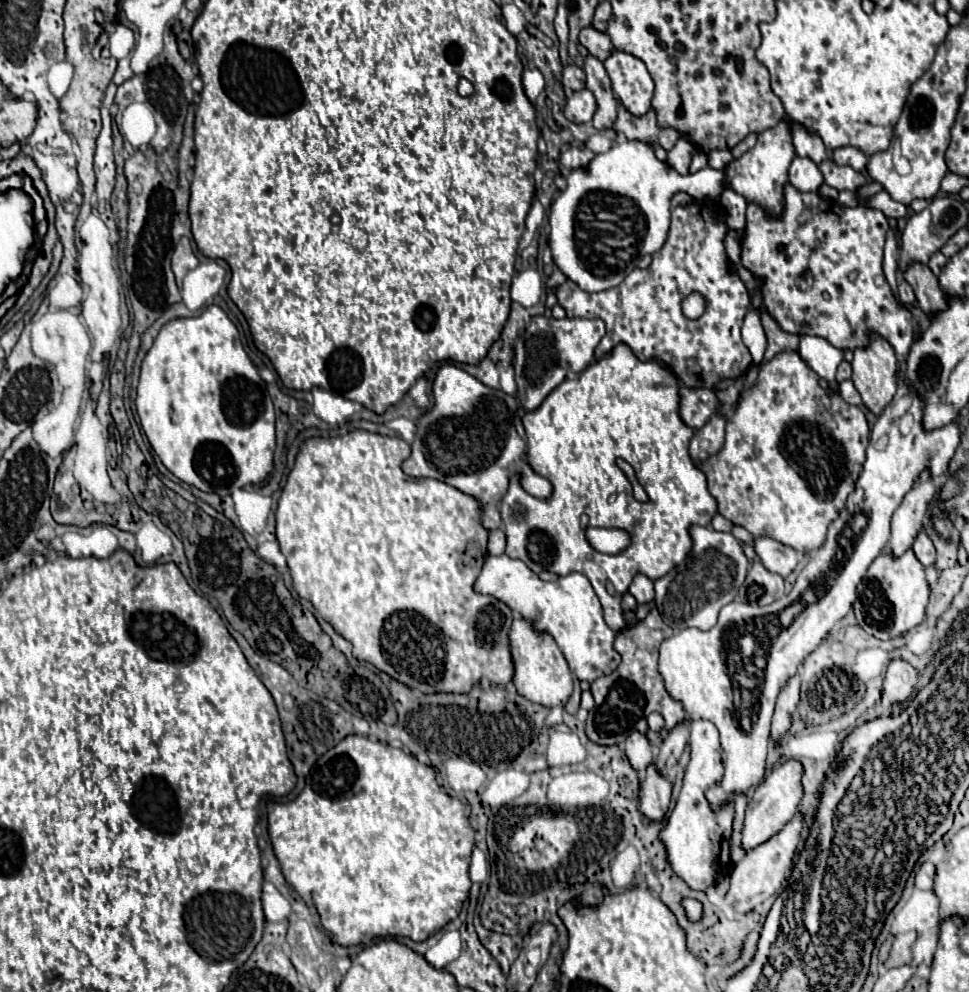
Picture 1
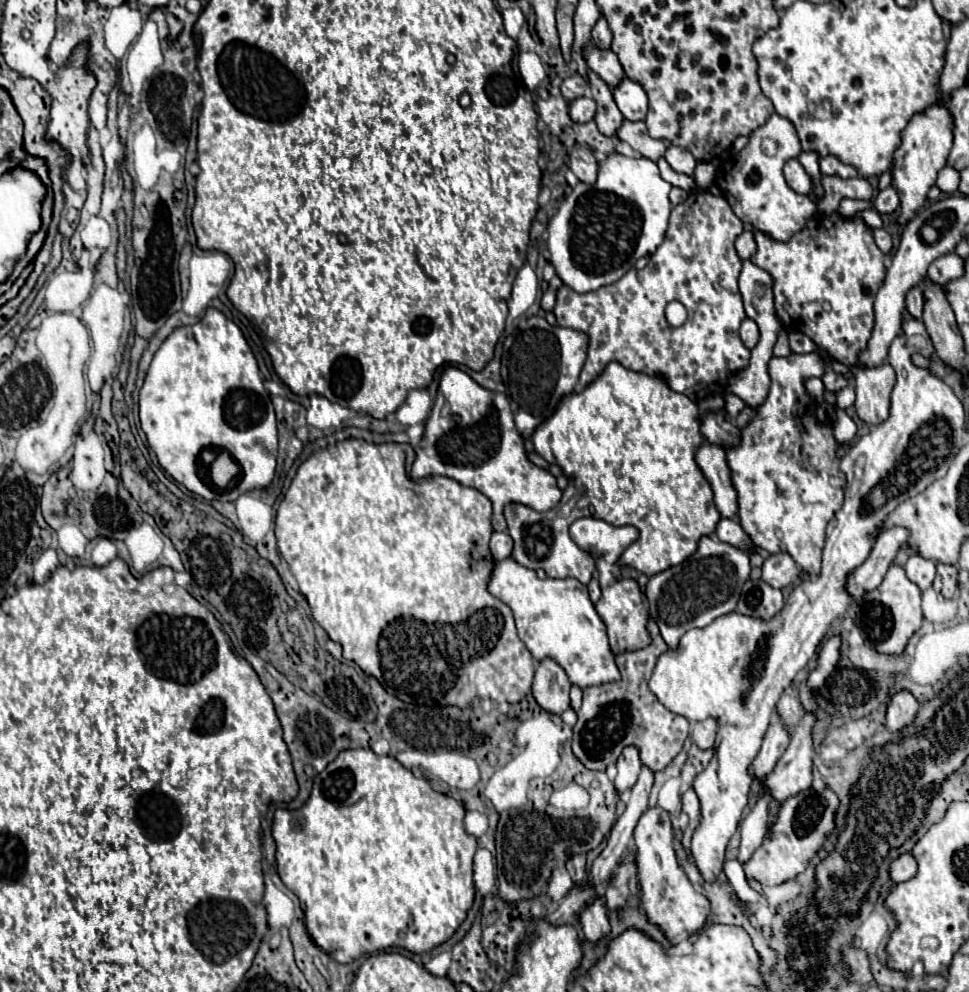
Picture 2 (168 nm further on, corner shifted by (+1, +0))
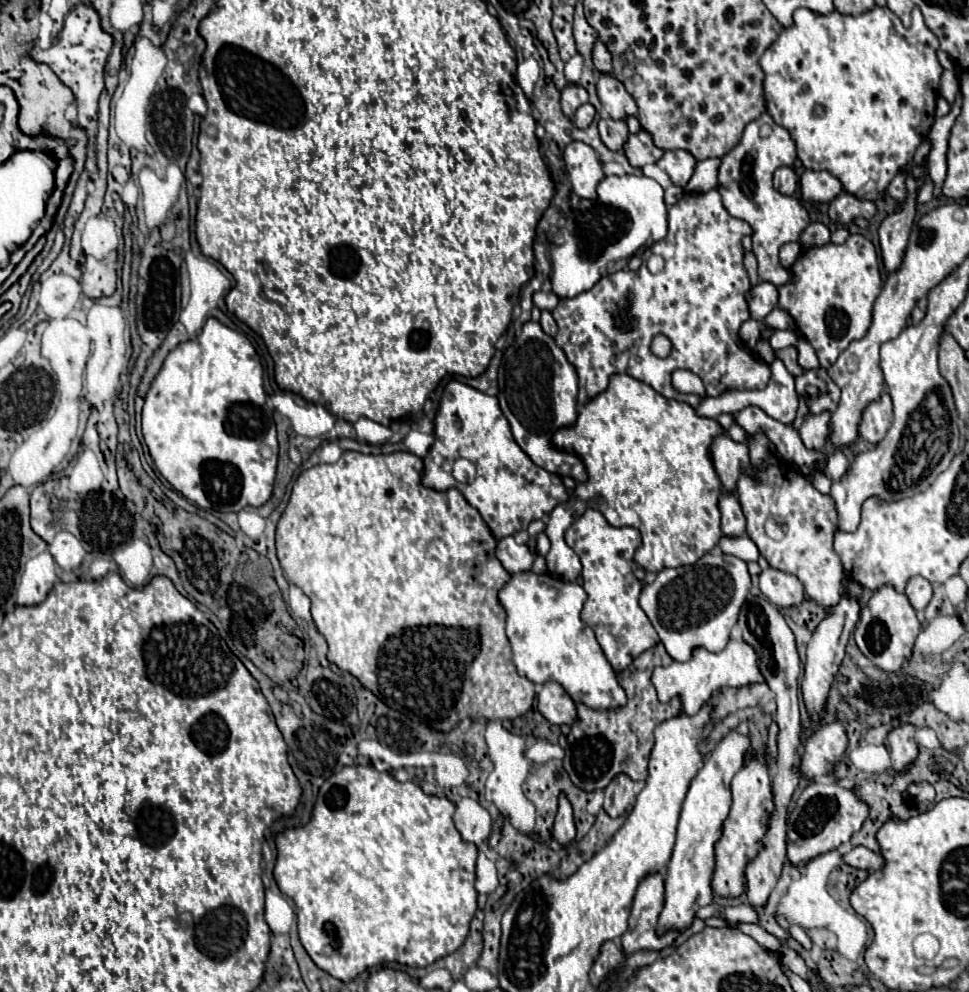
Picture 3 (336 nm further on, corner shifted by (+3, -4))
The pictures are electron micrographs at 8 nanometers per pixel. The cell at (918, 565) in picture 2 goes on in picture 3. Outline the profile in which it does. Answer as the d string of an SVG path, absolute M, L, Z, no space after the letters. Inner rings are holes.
M917 575L917 577L911 577L909 579L909 583L905 587L905 593L907 593L913 609L915 611L923 611L927 607L929 599L931 599L933 587L931 587L931 583L927 579L923 579L923 577Z

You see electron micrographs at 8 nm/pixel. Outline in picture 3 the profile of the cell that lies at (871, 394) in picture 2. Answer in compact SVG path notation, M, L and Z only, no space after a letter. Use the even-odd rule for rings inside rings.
M883 391L883 395L877 401L871 401L865 407L859 423L859 435L869 443L877 443L887 433L891 419L893 419L891 397L887 391Z

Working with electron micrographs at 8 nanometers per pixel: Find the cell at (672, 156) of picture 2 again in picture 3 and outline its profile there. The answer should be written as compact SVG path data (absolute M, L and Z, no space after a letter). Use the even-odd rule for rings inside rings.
M665 151L665 155L657 163L675 185L685 187L695 171L697 161L687 151Z

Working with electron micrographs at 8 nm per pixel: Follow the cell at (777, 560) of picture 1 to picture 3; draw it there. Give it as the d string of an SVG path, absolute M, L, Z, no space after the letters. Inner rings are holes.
M773 567L765 569L759 575L759 587L761 593L777 607L793 607L805 599L801 581L795 575Z

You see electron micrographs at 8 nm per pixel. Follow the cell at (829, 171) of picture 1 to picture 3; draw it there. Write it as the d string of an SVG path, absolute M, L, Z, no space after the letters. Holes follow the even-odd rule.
M843 191L829 203L829 219L835 223L841 223L841 225L849 225L855 217L871 219L875 215L875 209L877 207L873 201L859 199L855 195Z

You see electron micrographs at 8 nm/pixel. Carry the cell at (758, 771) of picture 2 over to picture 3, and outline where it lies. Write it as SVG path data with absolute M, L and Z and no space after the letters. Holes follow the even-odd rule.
M751 757L747 765L735 775L731 781L731 793L733 793L733 805L727 817L727 823L723 825L723 839L715 845L715 895L721 897L737 897L743 893L745 883L745 865L757 855L761 849L761 839L769 825L769 815L773 811L773 795L771 795L771 777L767 763L759 757Z

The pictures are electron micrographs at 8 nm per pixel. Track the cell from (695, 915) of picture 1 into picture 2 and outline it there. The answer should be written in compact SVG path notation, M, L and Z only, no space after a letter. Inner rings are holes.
M653 807L645 811L635 827L637 847L637 885L639 885L639 907L647 915L649 923L657 925L661 933L677 945L695 933L709 915L709 899L695 891L685 871L677 863L673 849L673 829L665 809Z

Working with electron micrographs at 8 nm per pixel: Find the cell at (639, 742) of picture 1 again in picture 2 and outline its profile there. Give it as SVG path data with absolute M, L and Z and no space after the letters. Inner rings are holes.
M625 747L619 761L617 761L617 777L613 781L619 795L629 791L637 783L639 771L641 771L639 751L635 747Z

